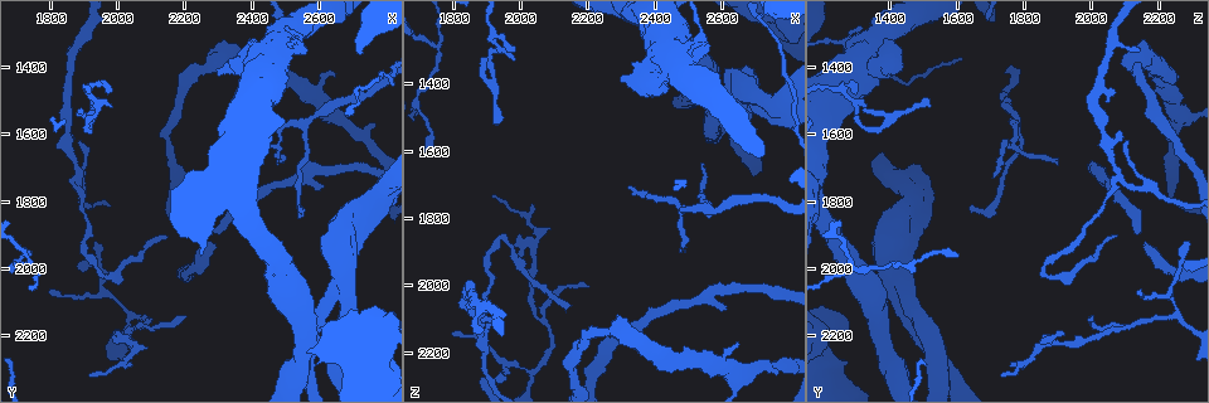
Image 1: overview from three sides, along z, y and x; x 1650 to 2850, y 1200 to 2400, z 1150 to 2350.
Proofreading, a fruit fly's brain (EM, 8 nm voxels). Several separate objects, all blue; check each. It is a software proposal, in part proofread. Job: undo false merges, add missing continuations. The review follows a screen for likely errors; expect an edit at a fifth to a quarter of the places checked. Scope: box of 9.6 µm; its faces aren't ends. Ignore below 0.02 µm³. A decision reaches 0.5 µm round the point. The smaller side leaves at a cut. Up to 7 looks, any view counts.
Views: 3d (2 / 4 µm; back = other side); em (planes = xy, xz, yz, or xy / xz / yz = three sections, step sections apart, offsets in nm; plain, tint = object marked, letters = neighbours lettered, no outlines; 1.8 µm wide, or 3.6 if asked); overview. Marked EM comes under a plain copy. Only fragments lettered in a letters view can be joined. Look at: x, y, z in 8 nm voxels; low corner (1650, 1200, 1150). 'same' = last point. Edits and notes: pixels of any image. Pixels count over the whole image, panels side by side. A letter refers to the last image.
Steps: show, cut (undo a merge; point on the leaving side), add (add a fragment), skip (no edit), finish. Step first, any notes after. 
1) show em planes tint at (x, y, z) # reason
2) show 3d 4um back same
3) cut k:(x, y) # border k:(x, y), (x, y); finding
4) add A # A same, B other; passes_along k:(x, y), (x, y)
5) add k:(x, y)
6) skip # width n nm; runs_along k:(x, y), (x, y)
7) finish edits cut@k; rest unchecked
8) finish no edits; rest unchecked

show 3d 4um at (2530, 1320, 1280) # sudden change in width

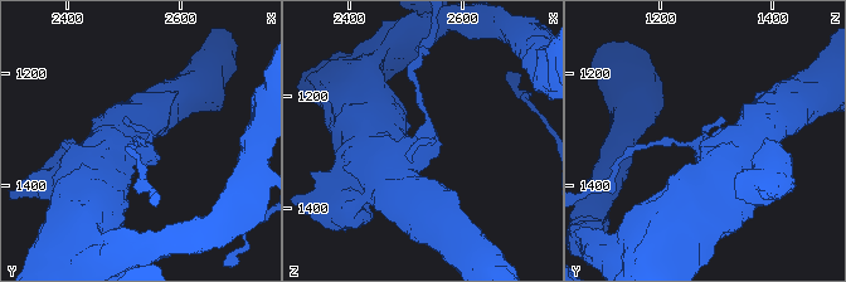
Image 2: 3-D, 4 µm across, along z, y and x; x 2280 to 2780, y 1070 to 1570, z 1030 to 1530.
show em 3.6um planes letters at (2530, 1325, 1280) # need the tissue

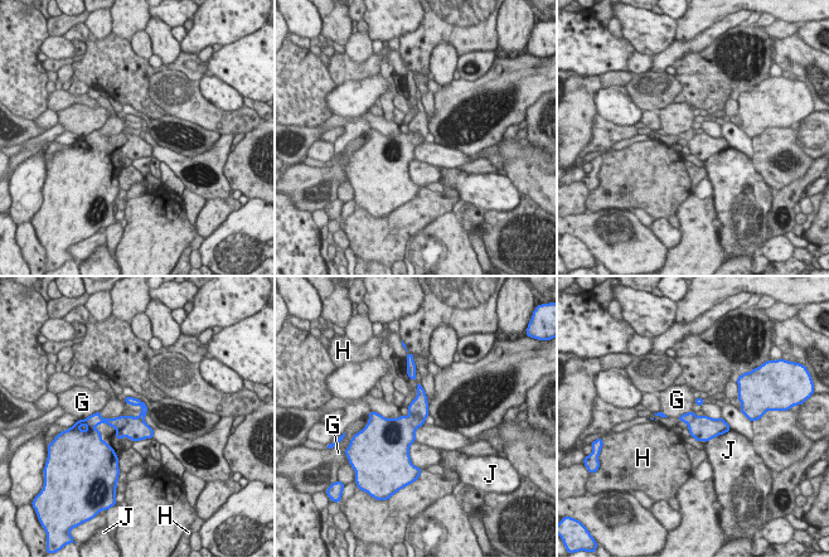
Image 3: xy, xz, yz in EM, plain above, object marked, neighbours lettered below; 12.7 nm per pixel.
cut 3:(418, 405) # width 260 nm; G other, H other, J other; border 3:(410, 413), (418, 413), (425, 420); two neurons meet here

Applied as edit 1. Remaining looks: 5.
show overview # redraw

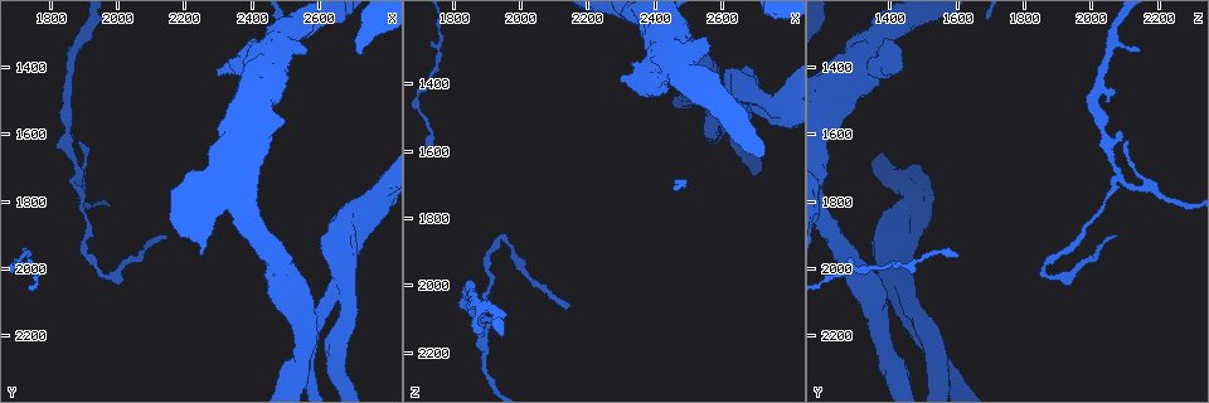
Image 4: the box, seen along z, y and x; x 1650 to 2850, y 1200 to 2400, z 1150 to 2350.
show 3d 4um at (2680, 2020, 1400) # side arm on a straight run

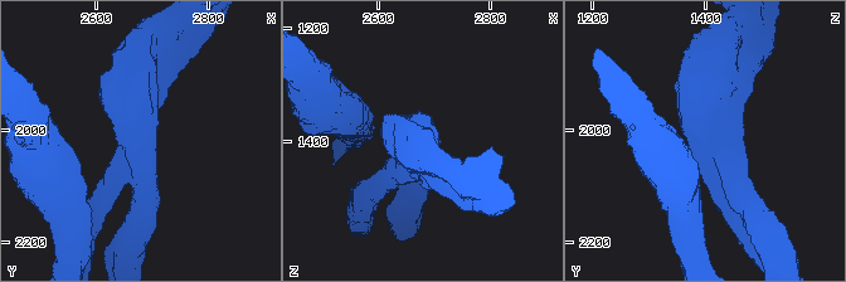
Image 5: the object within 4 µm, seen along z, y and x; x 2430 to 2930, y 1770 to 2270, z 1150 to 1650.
show em 3.6um xy step 4 tint at (2670, 2030, 1405)

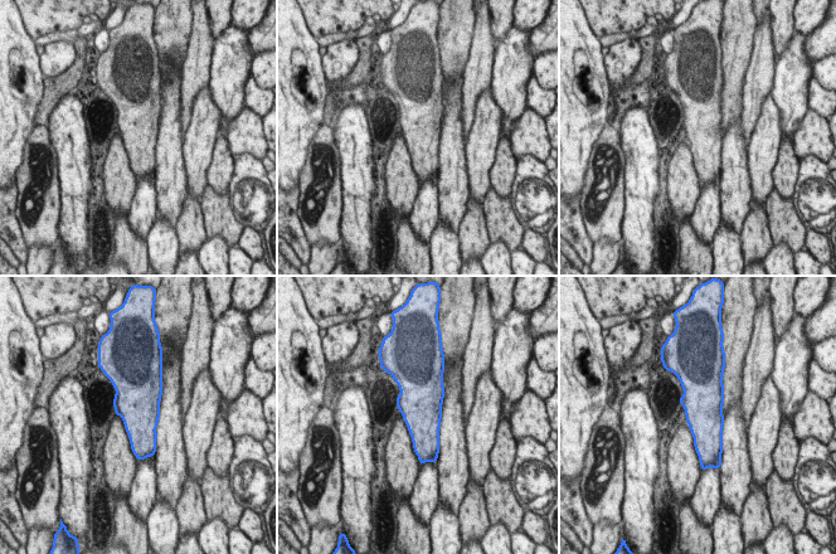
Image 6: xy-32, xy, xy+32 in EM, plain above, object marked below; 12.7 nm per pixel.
show em 3.6um planes letters same # cut it another way

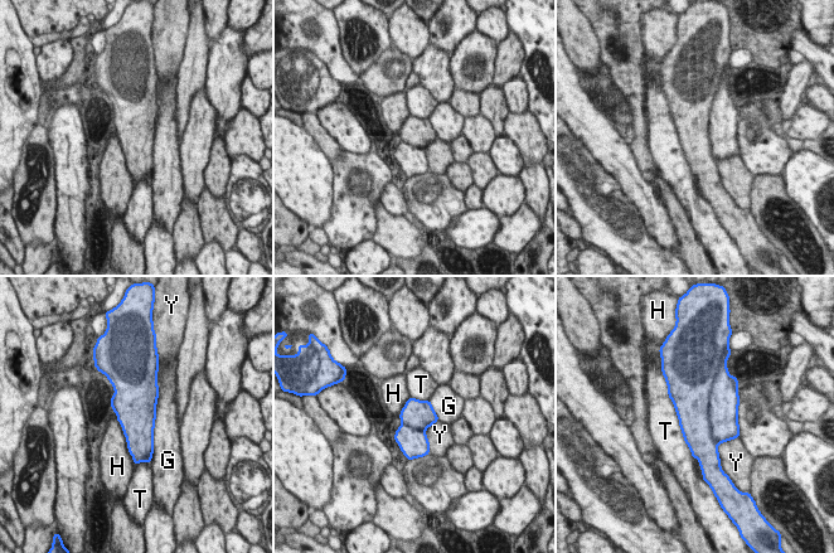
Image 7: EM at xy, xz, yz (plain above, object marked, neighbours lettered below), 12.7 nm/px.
cut 7:(723, 407) # longest_contact T 950 nm; G other, H other, T other, Y other; border 7:(714, 378), (708, 422), (716, 446); a second neuron is stuck on

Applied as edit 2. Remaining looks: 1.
finish edits cut@3, cut@7; rest unchecked

